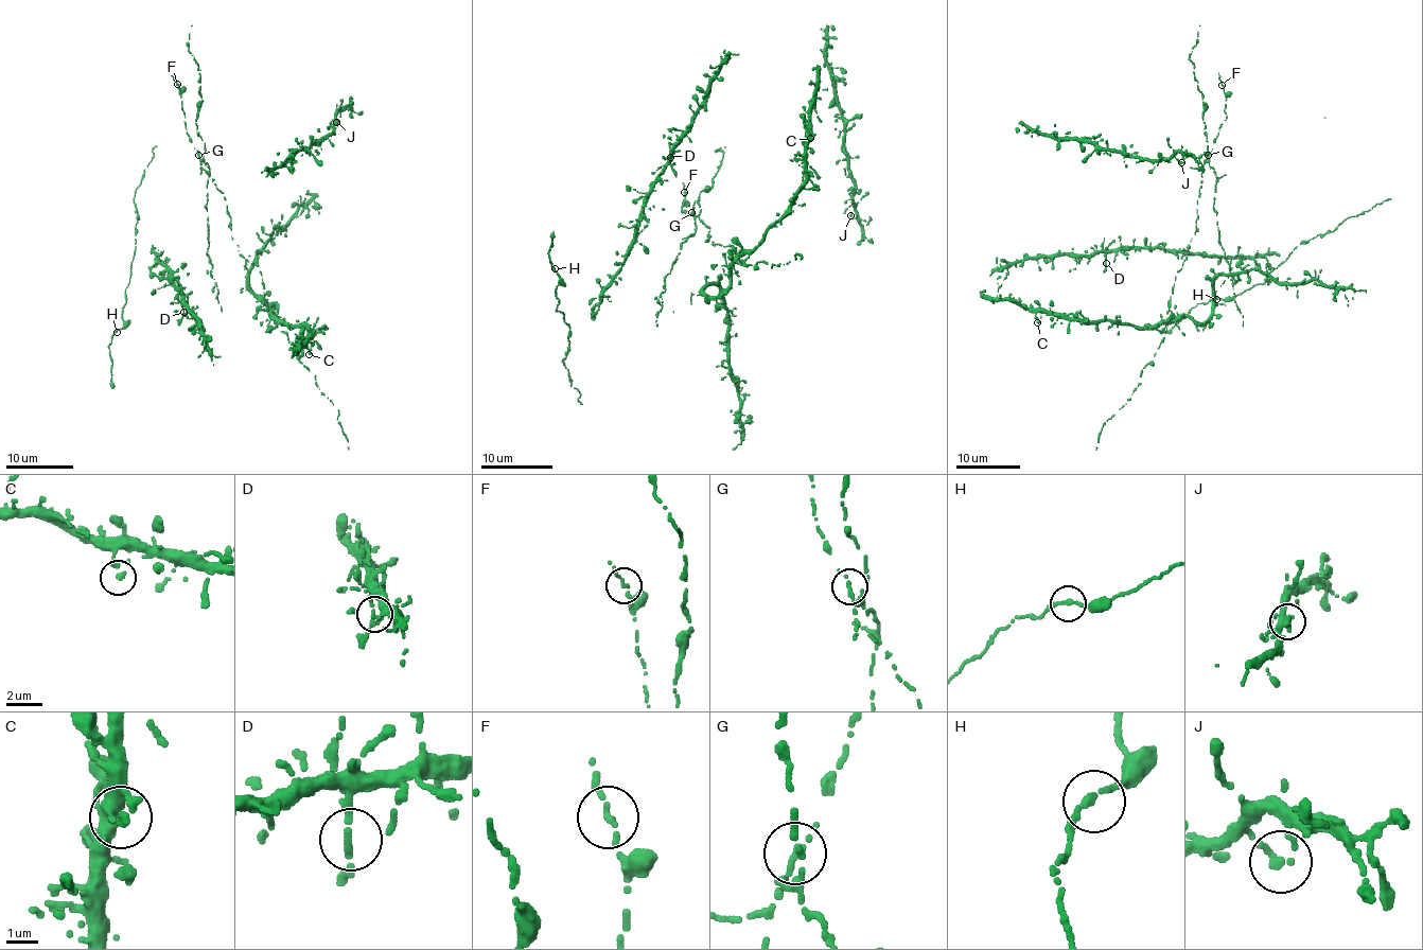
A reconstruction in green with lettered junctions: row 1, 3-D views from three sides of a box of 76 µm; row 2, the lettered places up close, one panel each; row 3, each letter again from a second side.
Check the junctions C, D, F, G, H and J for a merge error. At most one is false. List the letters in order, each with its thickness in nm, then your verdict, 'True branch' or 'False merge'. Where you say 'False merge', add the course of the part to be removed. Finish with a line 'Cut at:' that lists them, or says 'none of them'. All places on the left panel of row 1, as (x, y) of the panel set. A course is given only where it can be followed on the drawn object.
C: Thickness 240 nm. True branch
D: Thickness 200 nm. True branch
F: Thickness 160 nm. True branch
G: Thickness 190 nm. False merge. Course of the part to remove: (199, 155), (210, 172), (206, 185), (207, 253), (222, 311)
H: Thickness 200 nm. True branch
J: Thickness 220 nm. True branch
Cut at: G

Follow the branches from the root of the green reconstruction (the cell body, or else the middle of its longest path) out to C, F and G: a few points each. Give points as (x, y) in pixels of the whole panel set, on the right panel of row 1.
C: (1201, 175), (1195, 233), (1171, 296), (1170, 310), (1176, 317), (1141, 328), (1040, 312), (1037, 322)
F: (1201, 175), (1219, 125), (1226, 119), (1222, 85)
G: (1201, 175), (1208, 155)

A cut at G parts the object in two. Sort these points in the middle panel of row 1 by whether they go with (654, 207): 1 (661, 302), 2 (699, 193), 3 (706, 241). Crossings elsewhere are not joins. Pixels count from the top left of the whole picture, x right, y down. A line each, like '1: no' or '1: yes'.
1: no
2: no
3: yes

